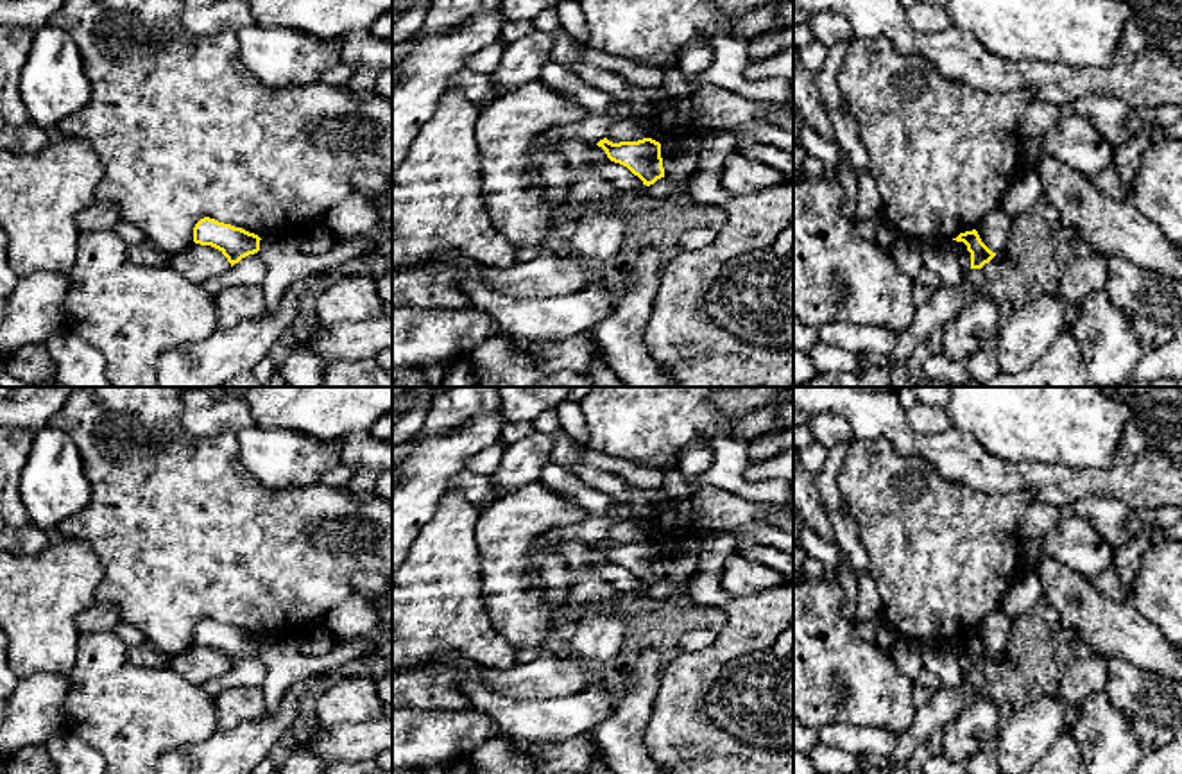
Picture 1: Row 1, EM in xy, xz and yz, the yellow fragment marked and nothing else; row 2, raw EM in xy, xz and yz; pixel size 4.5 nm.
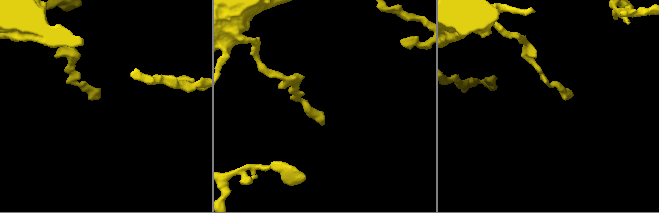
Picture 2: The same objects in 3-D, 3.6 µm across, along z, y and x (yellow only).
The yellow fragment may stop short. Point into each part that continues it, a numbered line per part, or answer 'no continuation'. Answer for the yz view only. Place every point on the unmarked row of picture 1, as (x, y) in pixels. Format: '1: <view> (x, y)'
no continuation

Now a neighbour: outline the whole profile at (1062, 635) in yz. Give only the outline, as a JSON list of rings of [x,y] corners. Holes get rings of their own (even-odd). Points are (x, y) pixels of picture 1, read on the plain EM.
[[[1049,606],[1046,609],[1046,624],[1049,625],[1053,636],[1057,638],[1058,643],[1073,647],[1073,649],[1078,647],[1076,634],[1060,624],[1057,611],[1053,611]]]

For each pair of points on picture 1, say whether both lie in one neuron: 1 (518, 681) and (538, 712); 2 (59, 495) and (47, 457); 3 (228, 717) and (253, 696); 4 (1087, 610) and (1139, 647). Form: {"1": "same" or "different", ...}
{"1": "different", "2": "same", "3": "same", "4": "same"}

